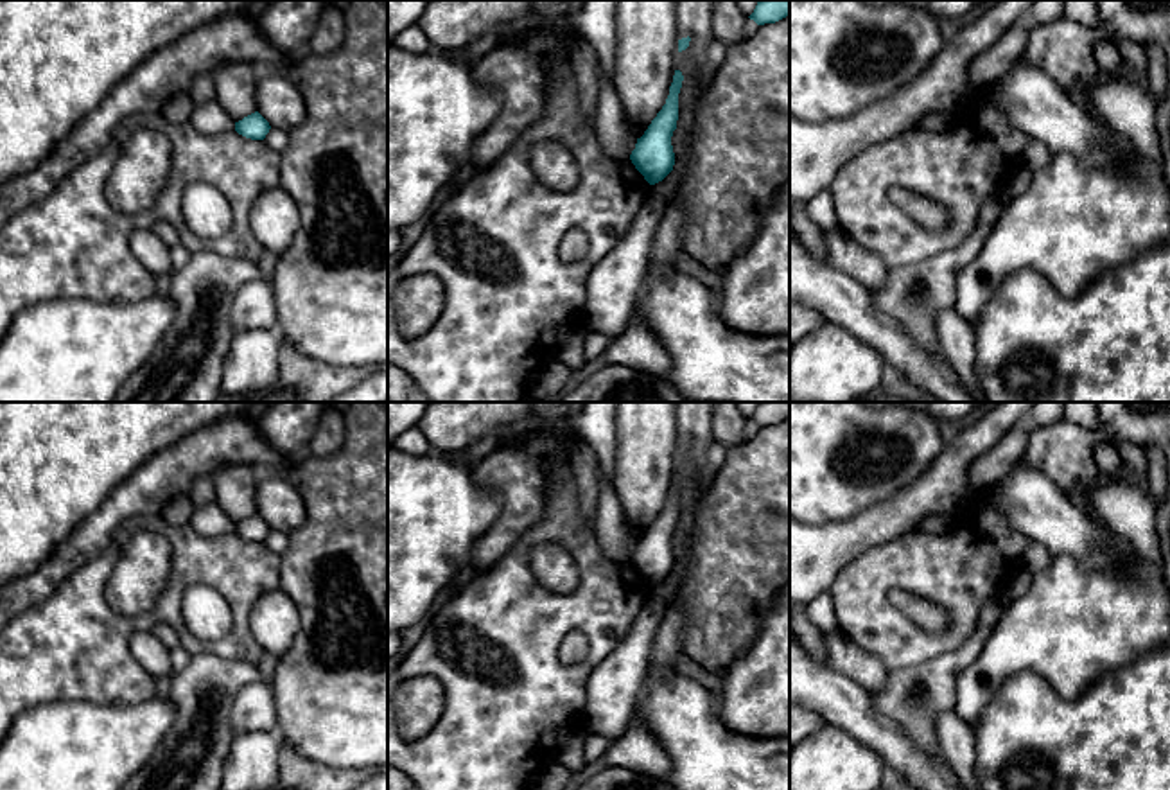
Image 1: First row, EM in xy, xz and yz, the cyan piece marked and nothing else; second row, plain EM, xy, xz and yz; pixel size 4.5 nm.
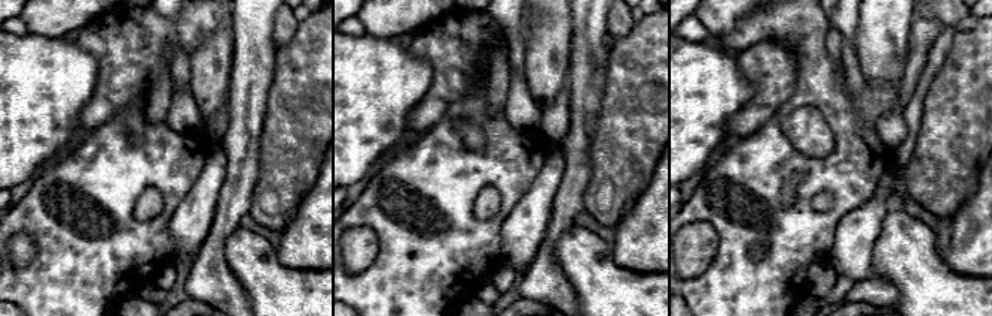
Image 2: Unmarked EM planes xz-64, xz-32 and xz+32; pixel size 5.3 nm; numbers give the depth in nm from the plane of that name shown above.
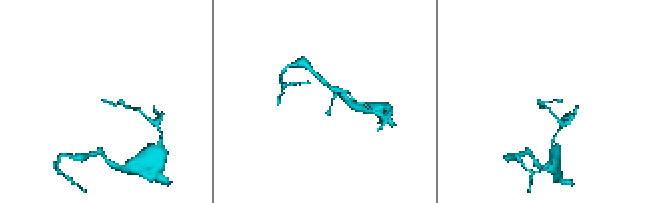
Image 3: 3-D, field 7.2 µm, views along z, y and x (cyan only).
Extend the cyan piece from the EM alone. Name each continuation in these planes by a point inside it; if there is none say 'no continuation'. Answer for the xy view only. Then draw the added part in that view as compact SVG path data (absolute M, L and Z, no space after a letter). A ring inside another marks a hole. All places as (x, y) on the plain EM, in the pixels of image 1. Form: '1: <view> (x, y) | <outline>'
no continuation

